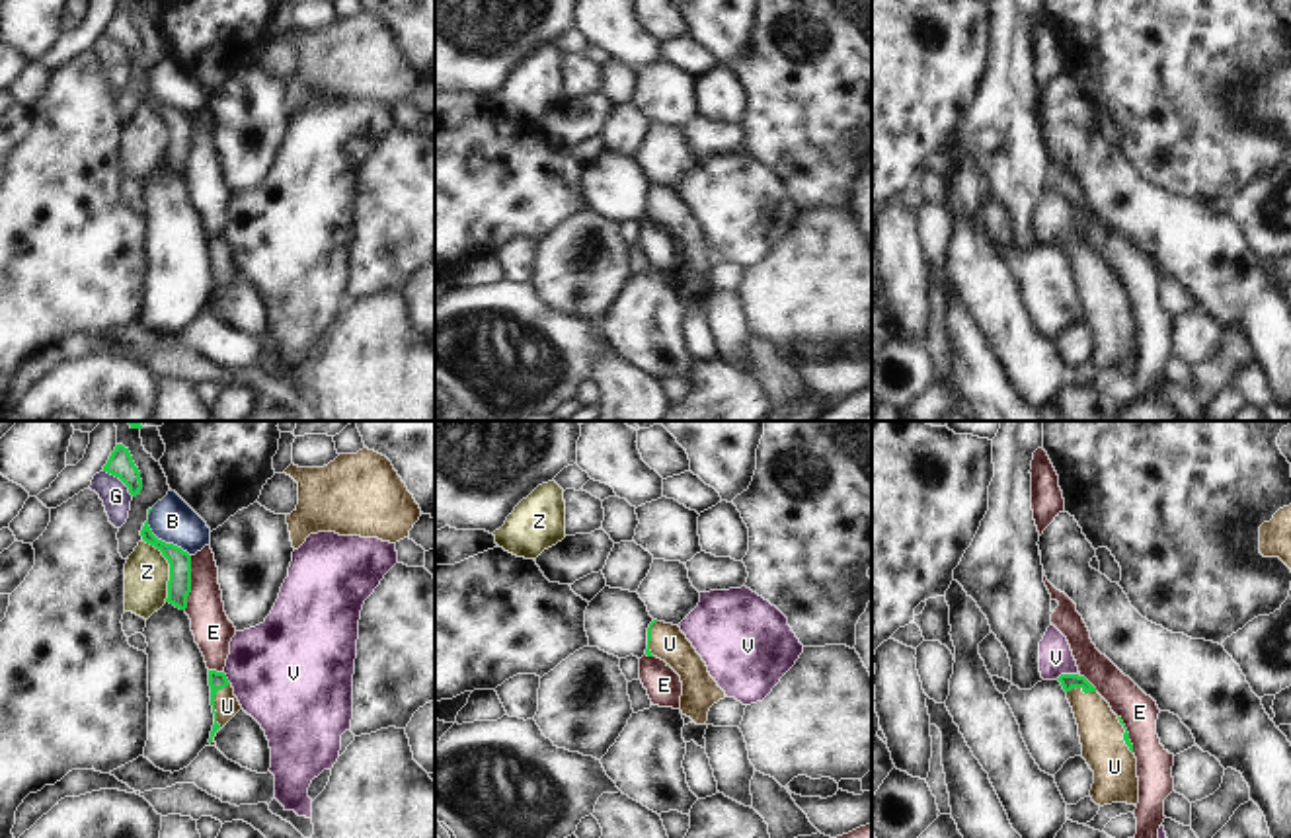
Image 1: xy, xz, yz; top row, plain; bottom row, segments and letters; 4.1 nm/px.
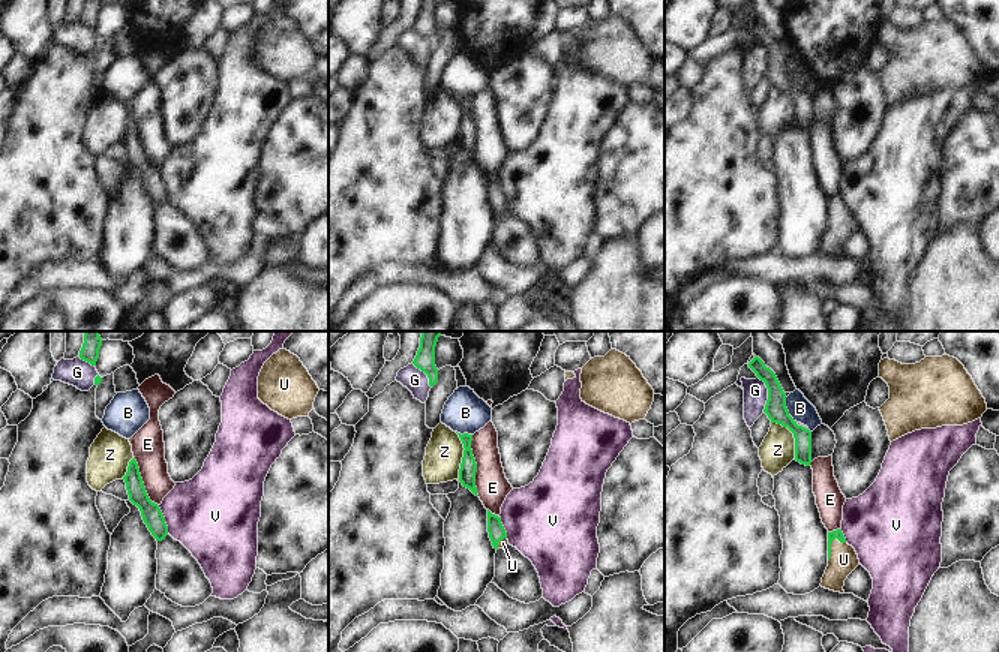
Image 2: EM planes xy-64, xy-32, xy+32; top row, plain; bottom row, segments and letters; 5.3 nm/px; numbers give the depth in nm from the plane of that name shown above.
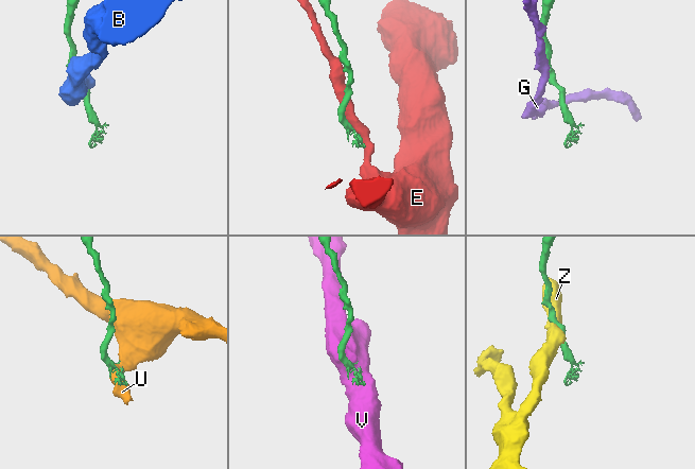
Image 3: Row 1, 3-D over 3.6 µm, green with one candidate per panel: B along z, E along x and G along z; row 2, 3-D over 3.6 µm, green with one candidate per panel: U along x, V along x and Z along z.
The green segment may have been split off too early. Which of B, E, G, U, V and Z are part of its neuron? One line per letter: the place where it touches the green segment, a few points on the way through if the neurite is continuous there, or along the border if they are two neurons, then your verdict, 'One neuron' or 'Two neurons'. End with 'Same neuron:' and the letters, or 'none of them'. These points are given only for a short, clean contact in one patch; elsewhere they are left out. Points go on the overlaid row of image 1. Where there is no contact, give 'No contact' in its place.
B: Touches green at xy (164, 542). Boundary: xy (147, 521), (158, 538), (180, 546), (190, 556). Two neurons
E: Touches green at xy (190, 583). Two neurons
G: Touches green at xy (119, 478). Boundary: xy (102, 470), (116, 476), (133, 495). Two neurons
U: Touches green at xy (215, 712). One neuron
V: Touches green at yz (1067, 675). Boundary: yz (1079, 675), (1059, 675), (1056, 679). Two neurons
Z: Touches green at xy (170, 568). Boundary: xy (143, 538), (168, 564), (166, 601). Two neurons
Same neuron: U

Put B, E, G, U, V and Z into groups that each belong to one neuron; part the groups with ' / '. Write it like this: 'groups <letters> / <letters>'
groups B / E / G / U / V / Z

